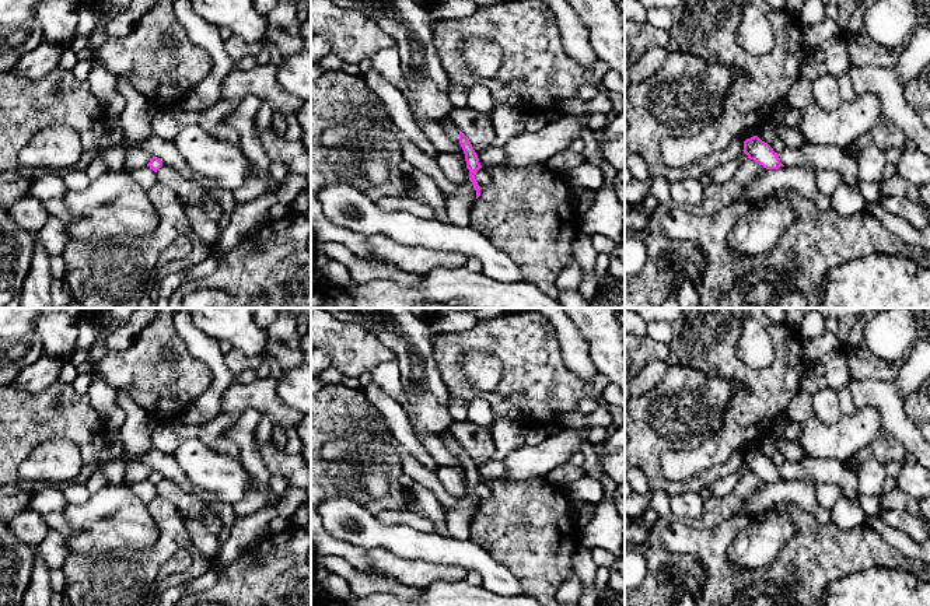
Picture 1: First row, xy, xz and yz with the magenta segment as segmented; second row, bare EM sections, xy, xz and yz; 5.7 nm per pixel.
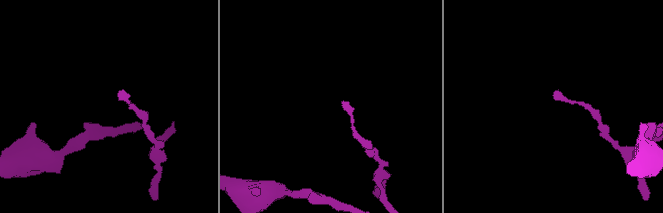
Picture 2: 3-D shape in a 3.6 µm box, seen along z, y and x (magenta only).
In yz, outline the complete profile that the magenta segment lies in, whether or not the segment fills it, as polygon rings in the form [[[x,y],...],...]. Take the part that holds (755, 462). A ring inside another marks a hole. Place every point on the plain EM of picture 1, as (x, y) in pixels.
[[[758,449],[747,452],[744,455],[742,465],[749,473],[754,473],[766,483],[777,483],[784,480],[780,476],[777,466],[775,466],[773,462],[768,456],[762,455]]]

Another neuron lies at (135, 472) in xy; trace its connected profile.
[[[129,462],[129,463],[126,463],[123,484],[129,486],[132,483],[141,481],[141,480],[147,479],[151,472],[153,472],[153,467],[146,463]]]

